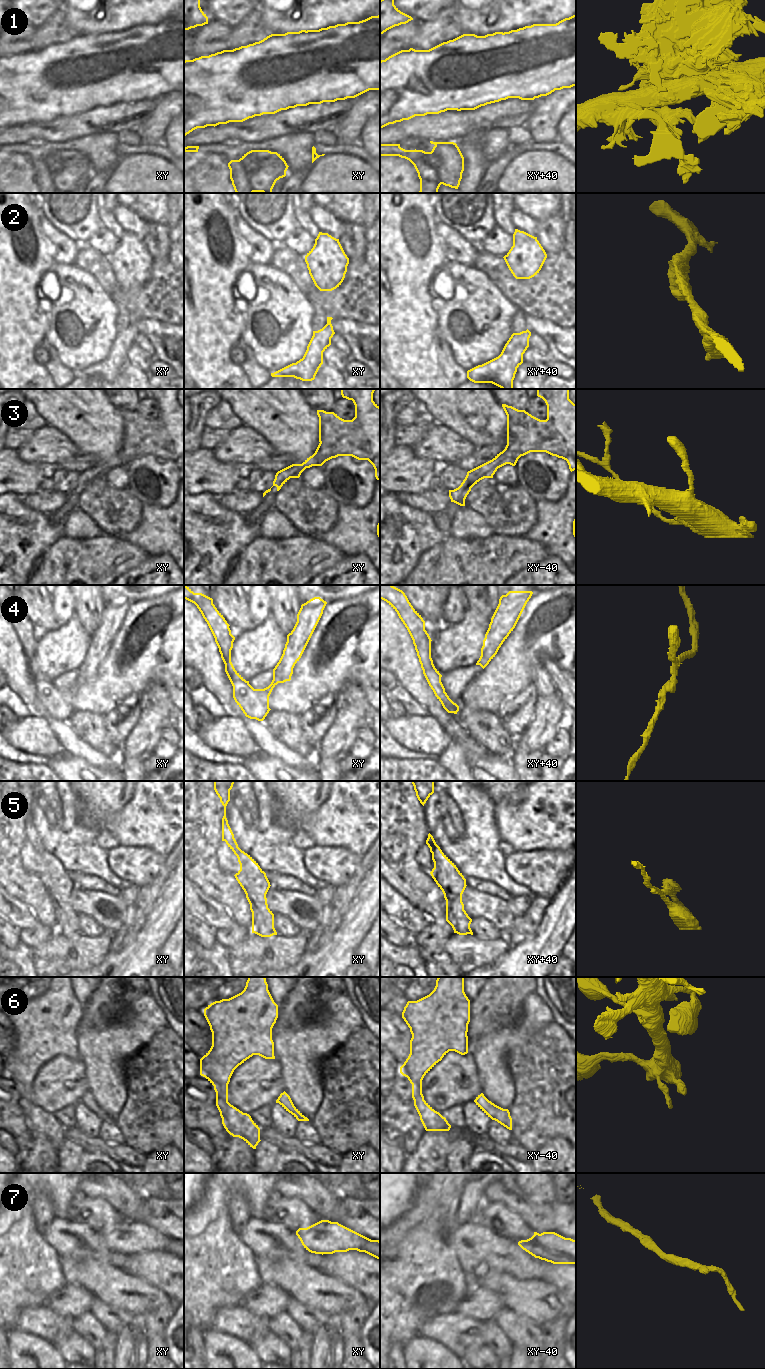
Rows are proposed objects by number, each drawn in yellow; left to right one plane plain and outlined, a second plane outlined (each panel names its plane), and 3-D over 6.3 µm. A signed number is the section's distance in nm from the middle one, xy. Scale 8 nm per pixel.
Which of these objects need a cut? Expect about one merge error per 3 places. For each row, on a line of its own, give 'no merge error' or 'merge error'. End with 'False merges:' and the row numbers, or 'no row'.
1: merge error
2: no merge error
3: merge error
4: no merge error
5: merge error
6: no merge error
7: no merge error
False merges: 1, 3, 5

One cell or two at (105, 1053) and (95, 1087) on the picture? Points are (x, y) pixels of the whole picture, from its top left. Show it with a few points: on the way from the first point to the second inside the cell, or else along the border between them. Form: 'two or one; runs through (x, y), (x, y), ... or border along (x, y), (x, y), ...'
one; runs through (104, 1061), (103, 1079)

